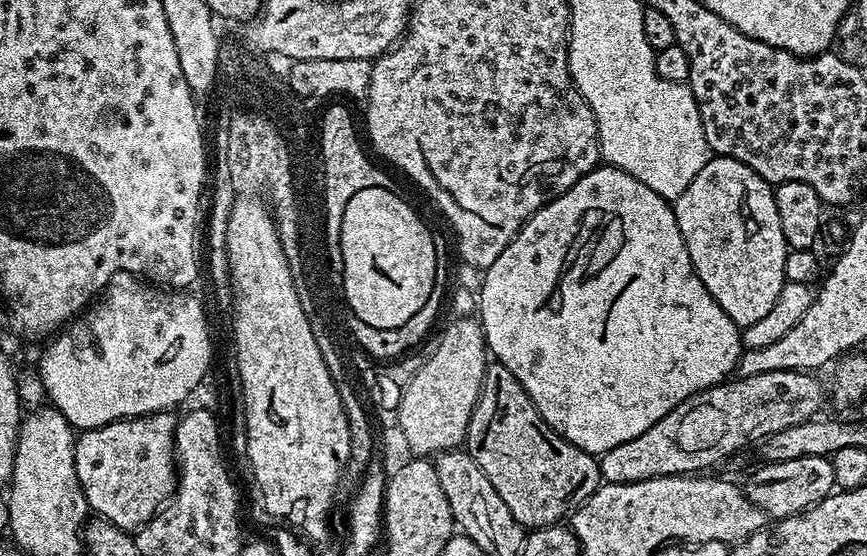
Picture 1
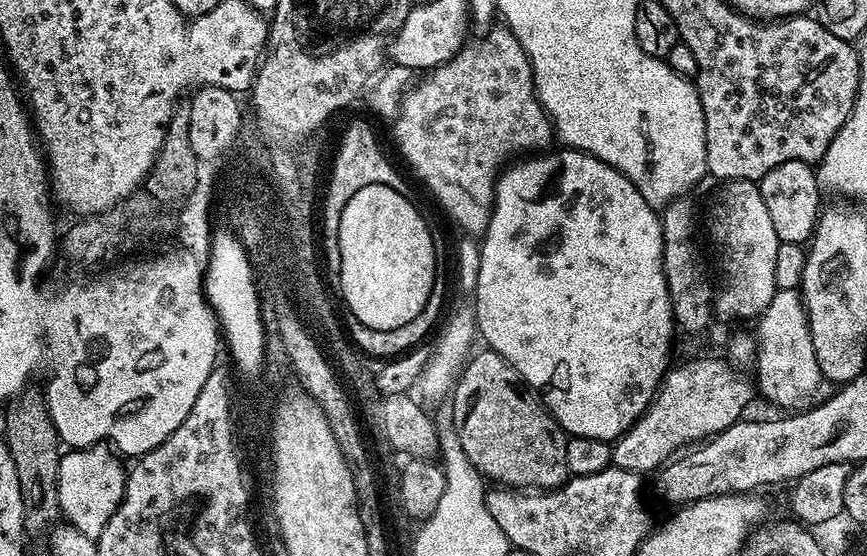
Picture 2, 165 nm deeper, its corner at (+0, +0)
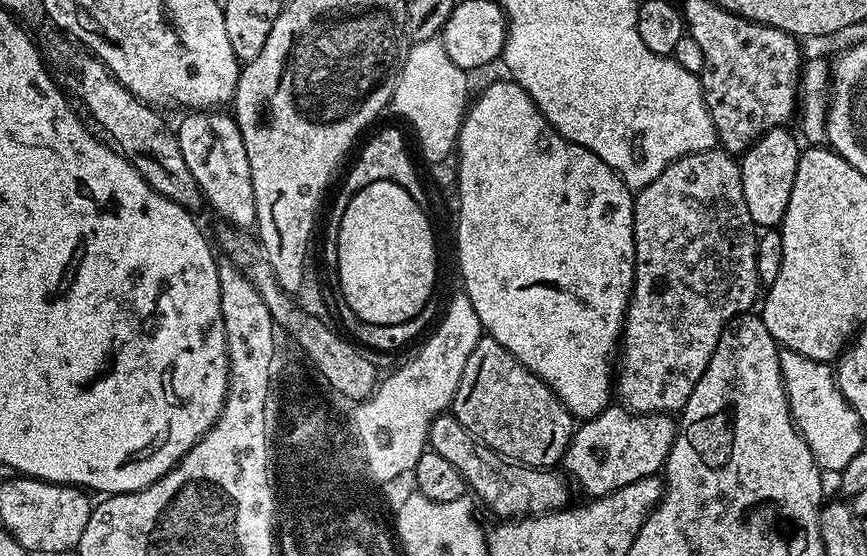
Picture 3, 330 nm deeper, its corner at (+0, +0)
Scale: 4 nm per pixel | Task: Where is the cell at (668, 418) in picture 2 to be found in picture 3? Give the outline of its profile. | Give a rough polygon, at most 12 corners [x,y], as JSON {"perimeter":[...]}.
{"perimeter":[[609,406],[573,431],[562,468],[588,498],[657,475],[671,415]]}

